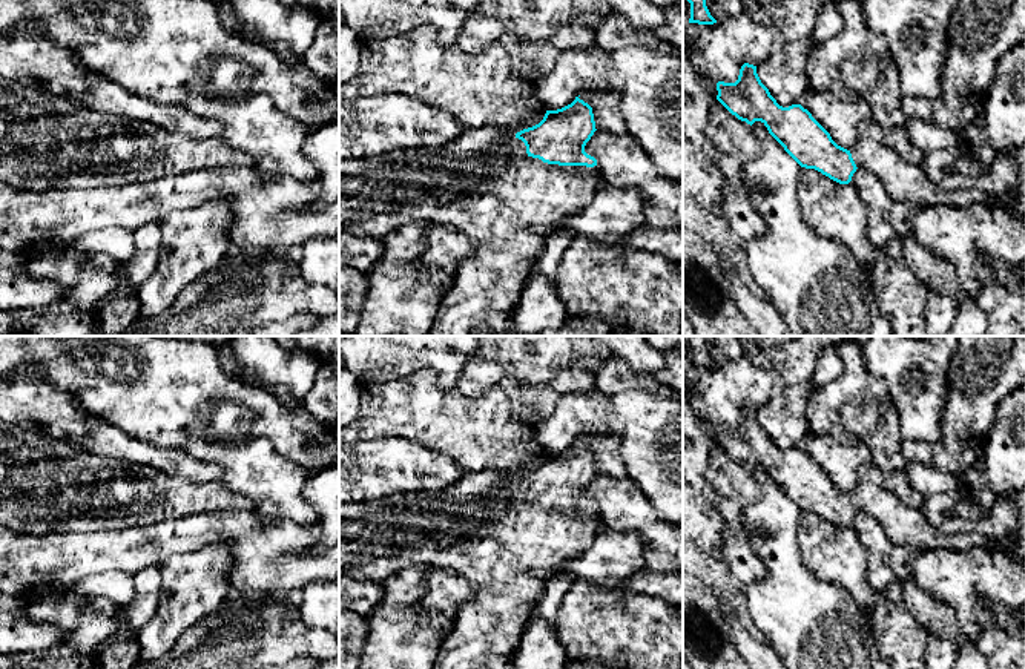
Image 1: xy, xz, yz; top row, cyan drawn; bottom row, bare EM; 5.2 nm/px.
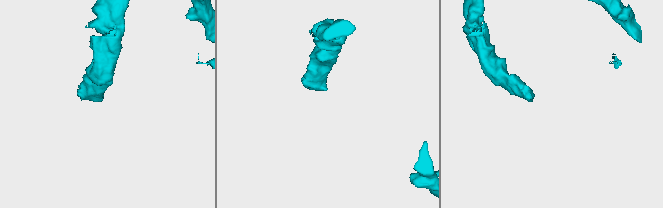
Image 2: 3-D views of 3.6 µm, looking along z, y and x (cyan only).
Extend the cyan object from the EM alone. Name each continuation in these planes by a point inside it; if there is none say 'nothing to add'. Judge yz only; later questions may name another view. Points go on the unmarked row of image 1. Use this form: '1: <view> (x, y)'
1: yz (904, 525)

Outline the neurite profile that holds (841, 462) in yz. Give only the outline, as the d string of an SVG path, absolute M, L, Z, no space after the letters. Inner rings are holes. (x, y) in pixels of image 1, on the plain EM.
M806 433L798 448L830 477L832 483L850 494L859 483L859 468L873 463L870 450L859 442L839 443L827 436Z

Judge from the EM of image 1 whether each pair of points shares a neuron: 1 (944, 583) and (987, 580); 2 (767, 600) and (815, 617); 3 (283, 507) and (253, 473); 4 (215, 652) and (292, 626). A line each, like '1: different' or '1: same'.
1: same
2: same
3: same
4: different

